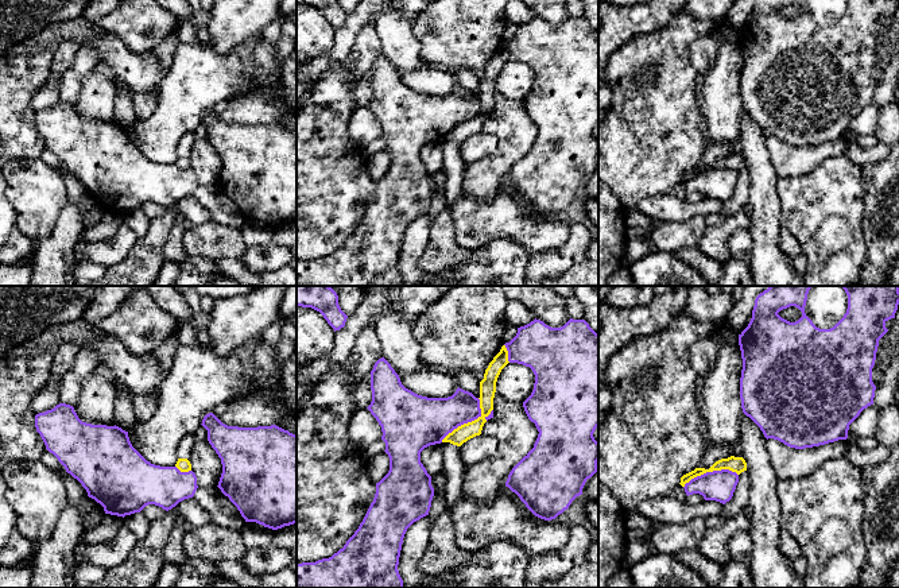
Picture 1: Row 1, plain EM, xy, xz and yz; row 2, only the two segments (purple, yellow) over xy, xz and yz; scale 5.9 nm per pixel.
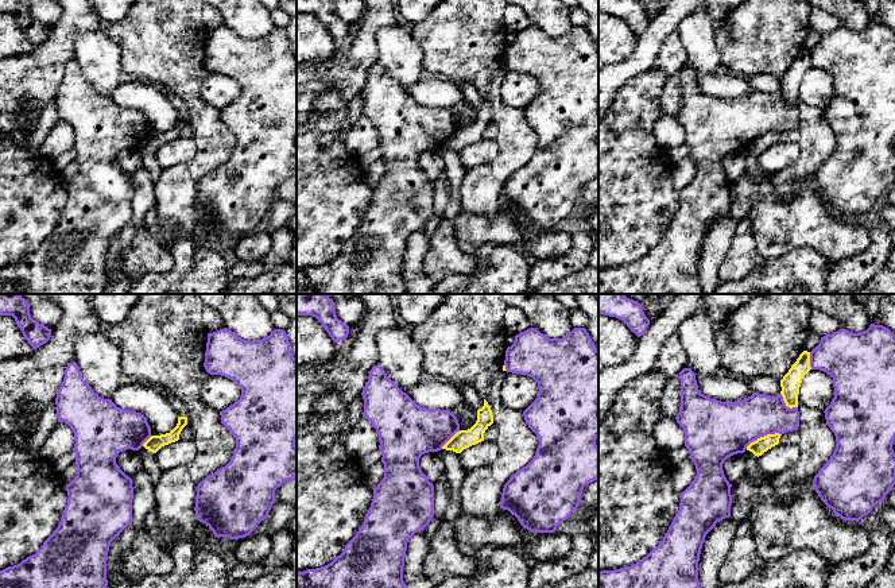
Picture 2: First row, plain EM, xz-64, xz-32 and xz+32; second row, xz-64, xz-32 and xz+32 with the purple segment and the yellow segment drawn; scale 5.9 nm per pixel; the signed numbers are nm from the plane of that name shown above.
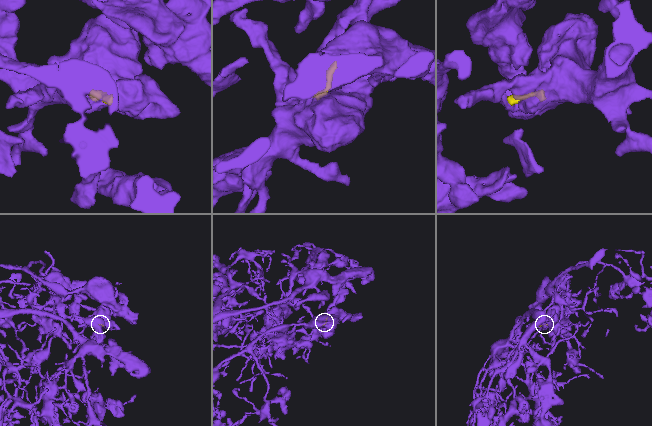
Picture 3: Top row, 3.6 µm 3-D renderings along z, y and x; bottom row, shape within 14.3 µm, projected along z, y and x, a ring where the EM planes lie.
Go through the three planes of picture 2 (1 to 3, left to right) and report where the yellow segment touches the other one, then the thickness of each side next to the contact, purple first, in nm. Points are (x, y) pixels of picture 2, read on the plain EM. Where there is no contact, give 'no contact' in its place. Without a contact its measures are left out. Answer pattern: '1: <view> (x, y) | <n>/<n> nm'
1: xz-64 (146, 138) | 320/90 nm
2: xz-32 (450, 135) | 320/110 nm
3: xz+32 (763, 134) | 320/90 nm

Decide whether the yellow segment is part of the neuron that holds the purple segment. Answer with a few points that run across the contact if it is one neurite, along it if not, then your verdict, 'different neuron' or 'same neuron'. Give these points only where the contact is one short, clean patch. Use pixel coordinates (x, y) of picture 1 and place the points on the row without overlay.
different neuron

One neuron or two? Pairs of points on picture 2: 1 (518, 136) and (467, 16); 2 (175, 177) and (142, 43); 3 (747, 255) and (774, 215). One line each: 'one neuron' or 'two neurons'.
1: one neuron
2: one neuron
3: two neurons

